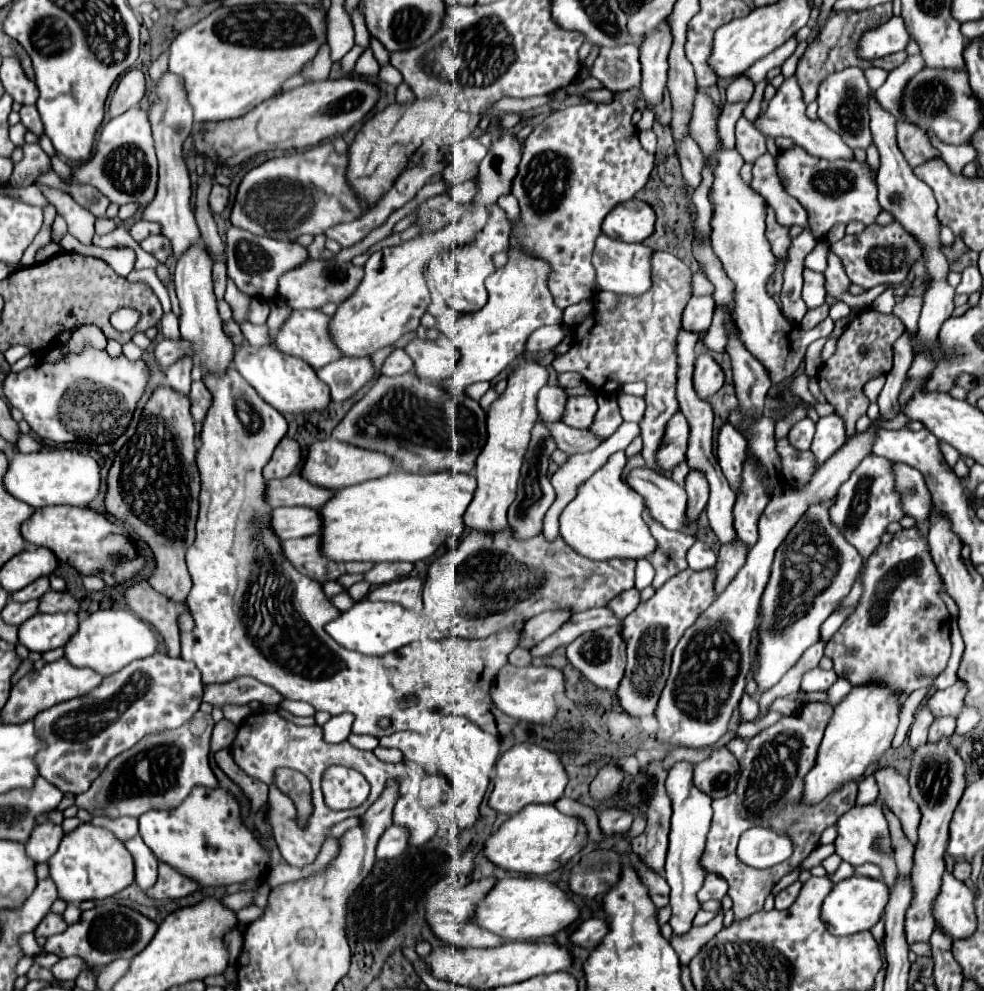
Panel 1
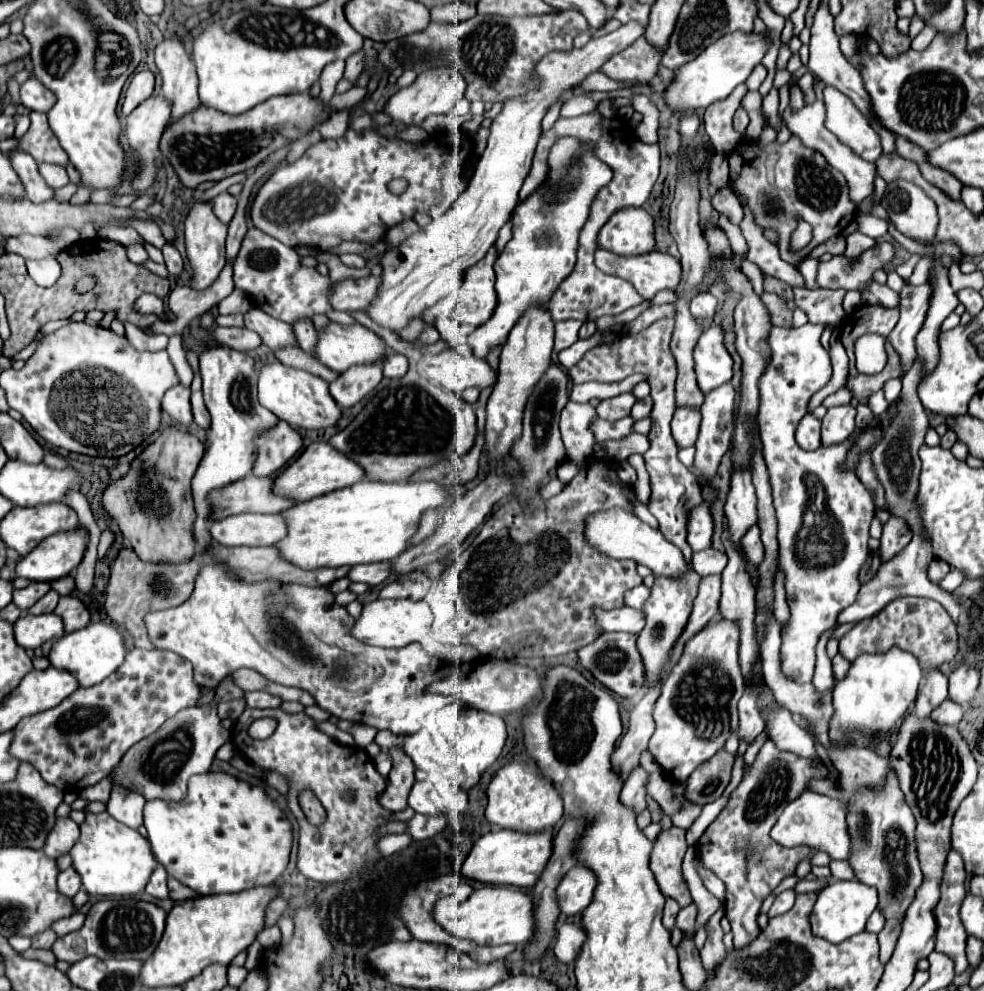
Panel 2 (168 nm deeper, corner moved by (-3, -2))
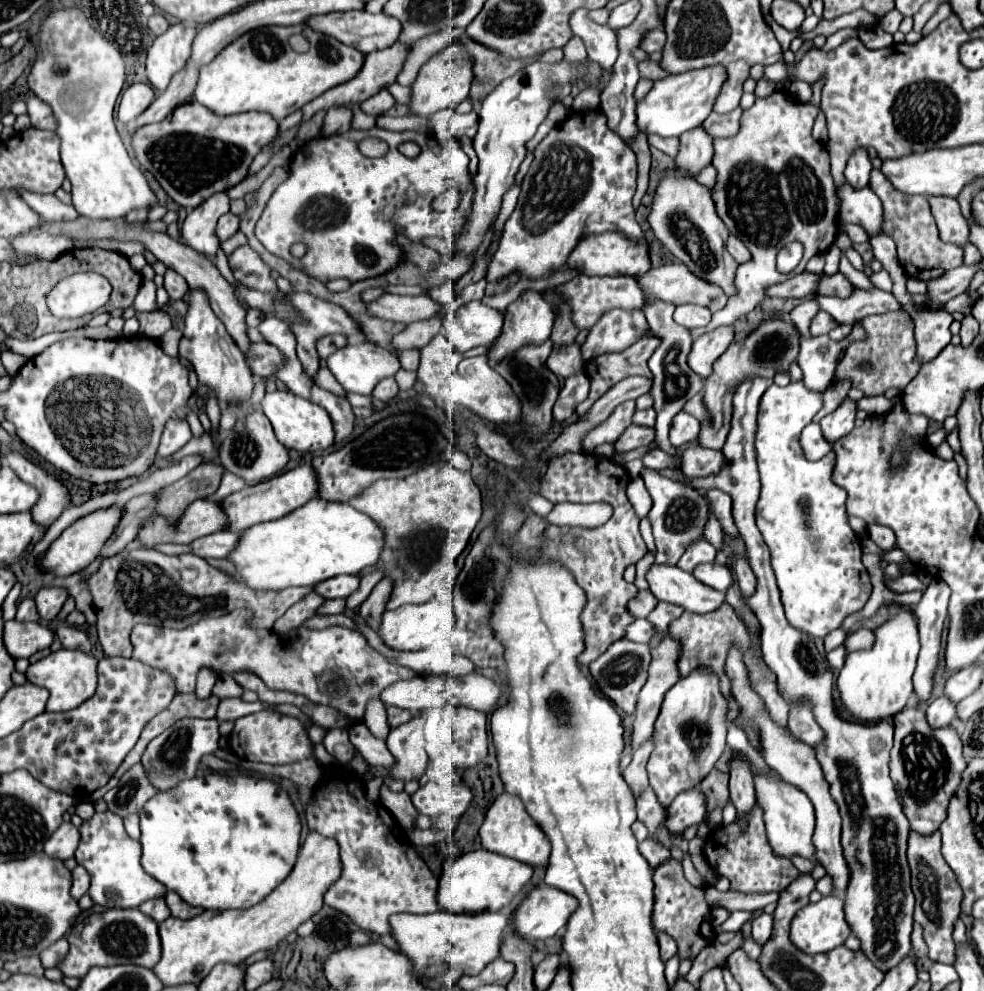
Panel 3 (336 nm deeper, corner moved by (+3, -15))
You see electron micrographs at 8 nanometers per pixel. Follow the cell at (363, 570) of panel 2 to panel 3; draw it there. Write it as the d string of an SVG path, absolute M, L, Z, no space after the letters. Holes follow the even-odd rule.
M333 576L331 580L323 580L313 590L323 598L347 598L359 586L359 576Z

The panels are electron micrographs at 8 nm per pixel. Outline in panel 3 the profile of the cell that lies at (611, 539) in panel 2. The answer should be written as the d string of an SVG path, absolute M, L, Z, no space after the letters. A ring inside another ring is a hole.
M651 566L647 574L651 592L669 604L681 606L687 612L705 614L717 610L725 602L725 592L701 584L693 574L673 566Z

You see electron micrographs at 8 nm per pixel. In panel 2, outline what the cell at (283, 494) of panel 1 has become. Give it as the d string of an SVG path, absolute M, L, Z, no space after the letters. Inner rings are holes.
M251 475L249 479L241 479L237 483L231 483L229 487L223 487L223 491L213 491L213 495L209 495L209 501L213 503L213 519L223 519L237 513L279 513L297 505L295 499L287 499L275 493L275 481L271 477L261 479L255 475Z

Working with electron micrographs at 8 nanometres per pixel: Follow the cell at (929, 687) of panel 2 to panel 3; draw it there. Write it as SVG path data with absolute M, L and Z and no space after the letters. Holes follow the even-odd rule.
M935 578L927 586L923 598L915 606L915 614L919 620L919 636L921 636L921 652L917 660L917 670L913 676L913 686L919 702L925 702L933 688L933 672L939 658L939 642L943 622L947 618L947 602L951 590L943 580Z

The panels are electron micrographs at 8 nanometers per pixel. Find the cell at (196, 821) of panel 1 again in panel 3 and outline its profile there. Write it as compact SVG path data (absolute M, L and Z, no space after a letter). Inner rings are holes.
M245 774L195 776L171 790L155 794L141 810L141 864L145 872L177 892L187 904L205 910L245 910L265 900L293 870L299 854L299 838L299 812L289 794L271 778Z

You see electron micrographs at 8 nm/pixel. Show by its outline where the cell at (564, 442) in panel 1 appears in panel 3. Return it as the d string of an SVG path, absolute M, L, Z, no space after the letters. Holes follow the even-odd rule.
M653 450L642 457L643 465L648 468L662 470L666 468L681 468L681 456L667 454L663 450Z

